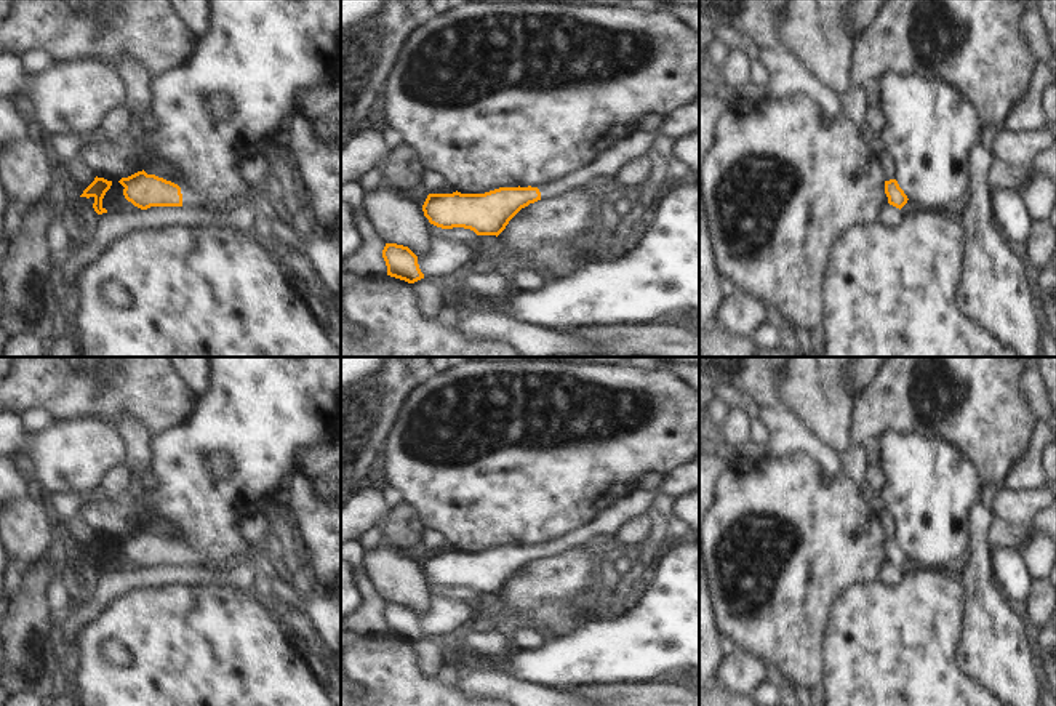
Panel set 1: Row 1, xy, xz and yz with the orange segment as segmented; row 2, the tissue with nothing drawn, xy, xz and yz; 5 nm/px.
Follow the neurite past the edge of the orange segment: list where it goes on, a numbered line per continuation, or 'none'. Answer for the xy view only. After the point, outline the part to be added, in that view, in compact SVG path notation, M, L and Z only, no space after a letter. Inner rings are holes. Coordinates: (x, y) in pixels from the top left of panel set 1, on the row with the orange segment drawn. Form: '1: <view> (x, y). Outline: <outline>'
1: xy (191, 197). Outline: M179 183L179 187L182 194L182 207L195 208L195 207L205 207L208 203L208 199L200 191L192 189L186 183Z

